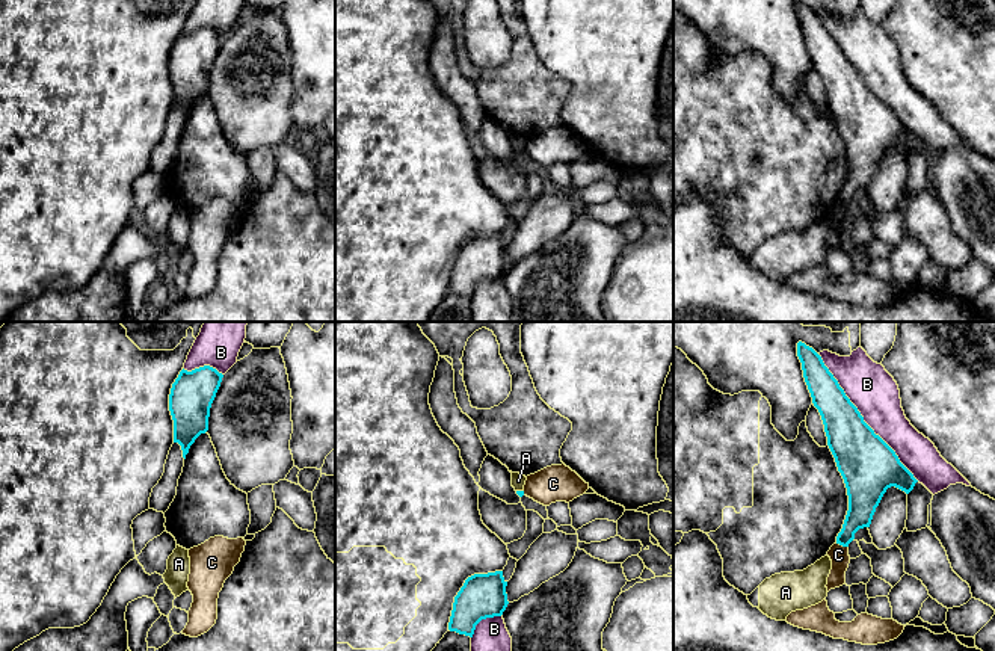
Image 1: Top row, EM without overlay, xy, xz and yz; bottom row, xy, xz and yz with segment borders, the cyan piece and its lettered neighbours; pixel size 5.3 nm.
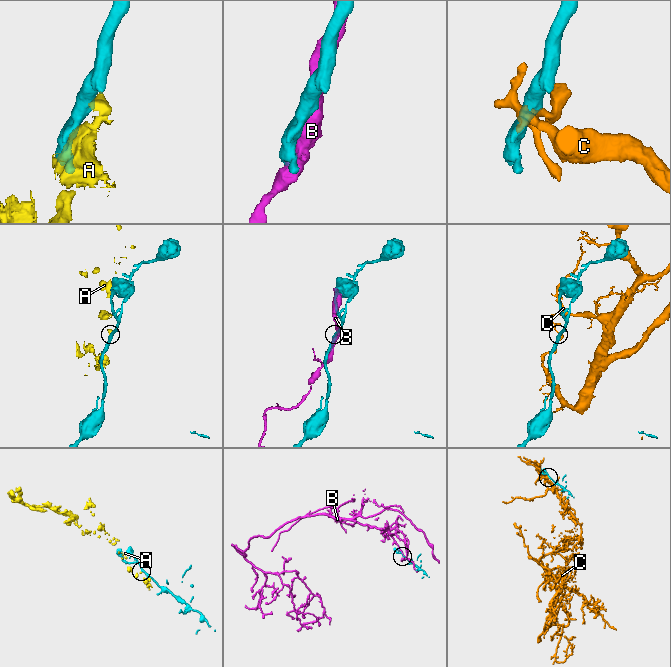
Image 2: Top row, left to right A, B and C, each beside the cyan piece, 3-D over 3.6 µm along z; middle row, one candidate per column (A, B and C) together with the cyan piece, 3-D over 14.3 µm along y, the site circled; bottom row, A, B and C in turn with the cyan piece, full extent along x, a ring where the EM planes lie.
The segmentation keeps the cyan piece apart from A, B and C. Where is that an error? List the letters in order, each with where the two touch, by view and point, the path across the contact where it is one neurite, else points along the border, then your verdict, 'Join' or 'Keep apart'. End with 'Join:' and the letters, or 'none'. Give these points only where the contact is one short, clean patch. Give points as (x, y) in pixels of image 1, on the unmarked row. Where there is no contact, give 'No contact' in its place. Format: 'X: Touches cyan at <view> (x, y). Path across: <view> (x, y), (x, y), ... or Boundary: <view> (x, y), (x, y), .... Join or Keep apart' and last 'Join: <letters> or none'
A: Touches cyan at xz (520, 153). Boundary: xz (517, 151), (523, 153). Keep apart
B: Touches cyan at yz (862, 80). Keep apart
C: Touches cyan at yz (841, 206). Boundary: yz (835, 204), (847, 209). Keep apart
Join: none

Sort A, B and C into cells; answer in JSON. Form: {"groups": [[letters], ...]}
{"groups": [["A"], ["B"], ["C"]]}

